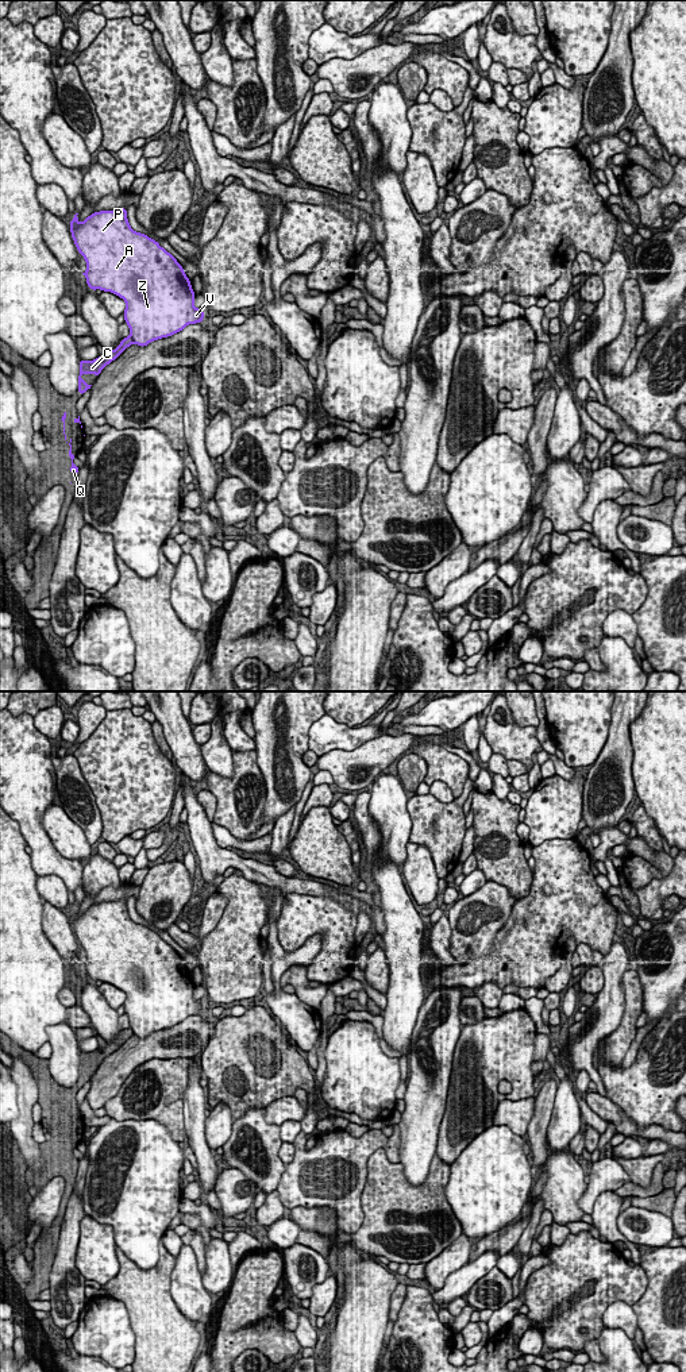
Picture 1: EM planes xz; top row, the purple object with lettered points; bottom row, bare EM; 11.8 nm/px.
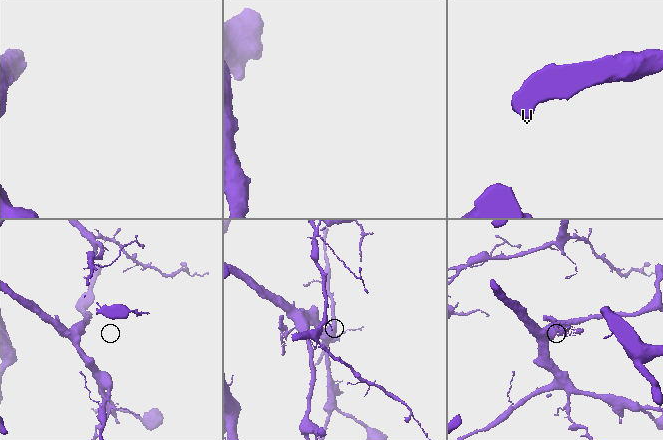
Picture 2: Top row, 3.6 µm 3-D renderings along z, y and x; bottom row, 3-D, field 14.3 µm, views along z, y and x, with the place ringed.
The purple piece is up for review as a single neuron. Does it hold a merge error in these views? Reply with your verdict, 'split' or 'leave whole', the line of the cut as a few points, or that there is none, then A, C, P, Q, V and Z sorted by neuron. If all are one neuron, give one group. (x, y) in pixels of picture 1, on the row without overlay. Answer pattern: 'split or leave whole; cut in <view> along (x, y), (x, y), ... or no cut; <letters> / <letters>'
split; cut in xz along (130, 1026), (134, 1033); A P V Z / C Q

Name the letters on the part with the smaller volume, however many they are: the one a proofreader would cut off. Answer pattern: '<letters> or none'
C, Q

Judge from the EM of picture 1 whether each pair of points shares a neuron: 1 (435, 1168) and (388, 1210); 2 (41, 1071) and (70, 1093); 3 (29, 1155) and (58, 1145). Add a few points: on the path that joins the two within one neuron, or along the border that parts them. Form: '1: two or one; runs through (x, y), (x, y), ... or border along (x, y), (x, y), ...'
1: one; runs through (432, 1183), (403, 1210)
2: one; runs through (45, 1079), (58, 1093), (62, 1093)
3: two; border along (38, 1144), (45, 1162), (45, 1168), (39, 1175)

